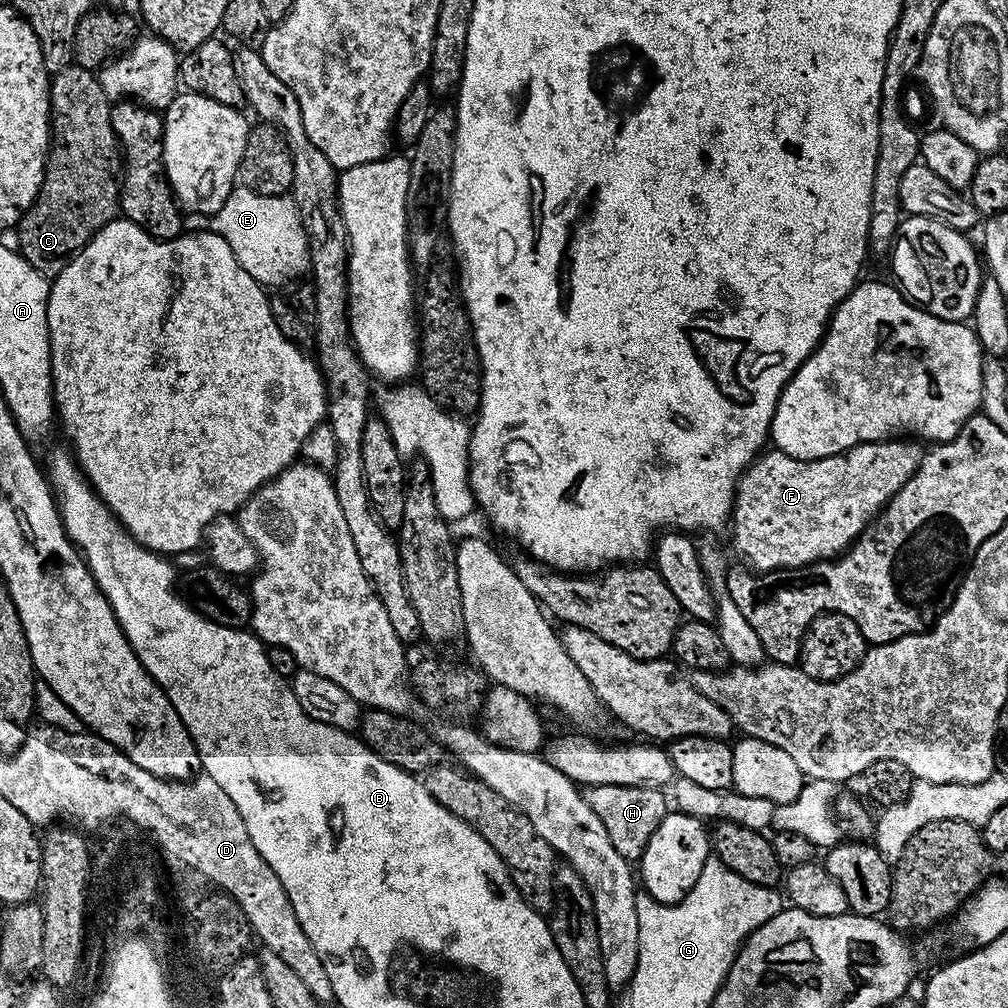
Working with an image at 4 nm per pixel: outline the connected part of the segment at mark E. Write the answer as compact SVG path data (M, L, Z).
M243 186L233 187L210 223L211 231L230 242L242 270L262 286L284 284L309 271L308 238L291 195L267 196Z

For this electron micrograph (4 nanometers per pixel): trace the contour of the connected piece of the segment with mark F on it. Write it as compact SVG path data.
M889 438L883 442L861 442L854 445L853 448L849 448L847 452L839 452L821 460L795 460L787 456L784 452L777 452L775 450L765 451L744 469L744 473L740 475L740 481L736 484L736 499L732 502L732 518L730 521L733 550L749 564L745 564L749 569L755 570L760 574L775 572L777 570L795 570L815 564L821 560L830 560L839 557L851 548L852 543L864 533L865 528L887 506L888 500L894 498L894 494L898 494L898 490L902 490L904 483L918 470L922 448L919 448L916 444L911 444L911 442L916 443L908 438Z

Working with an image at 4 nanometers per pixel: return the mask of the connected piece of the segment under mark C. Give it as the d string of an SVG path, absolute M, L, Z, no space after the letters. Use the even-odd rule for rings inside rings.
M69 64L51 77L48 97L52 115L44 181L15 229L24 260L42 275L55 278L98 230L117 219L122 153L114 126L110 126L112 104L93 69Z

